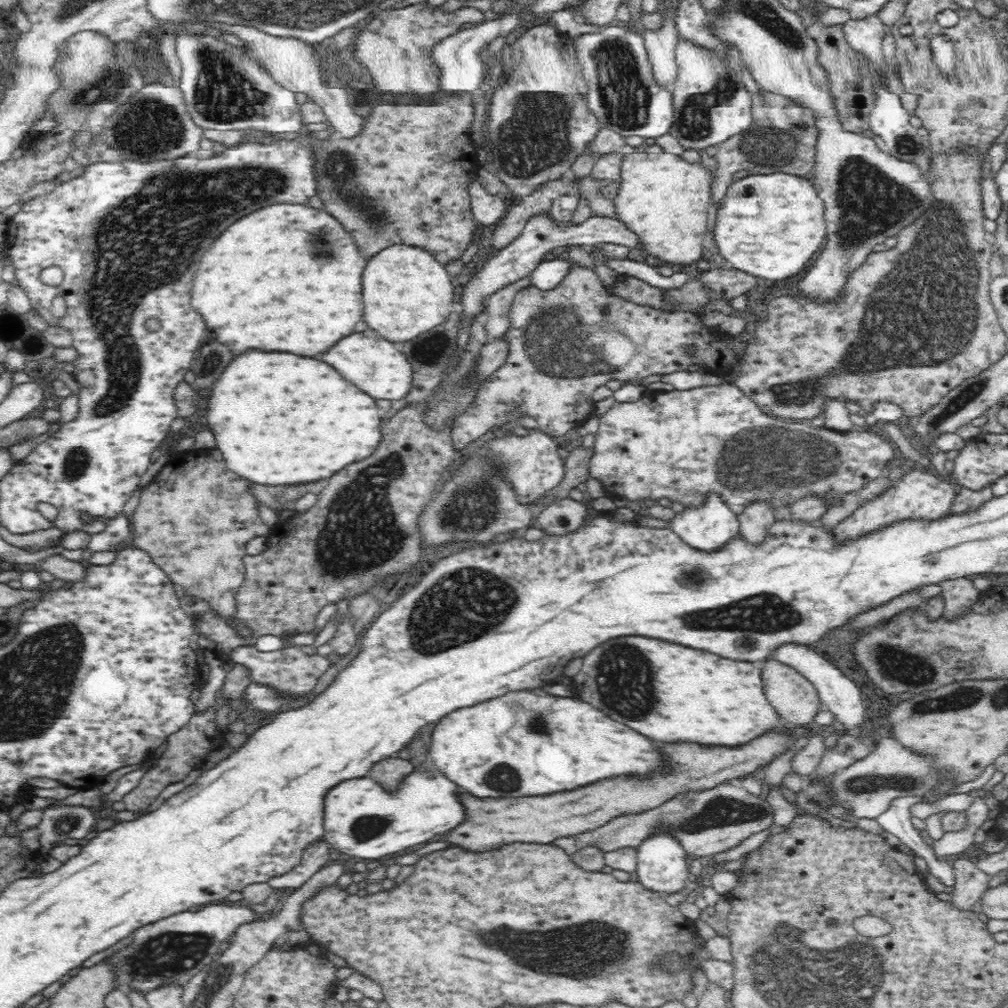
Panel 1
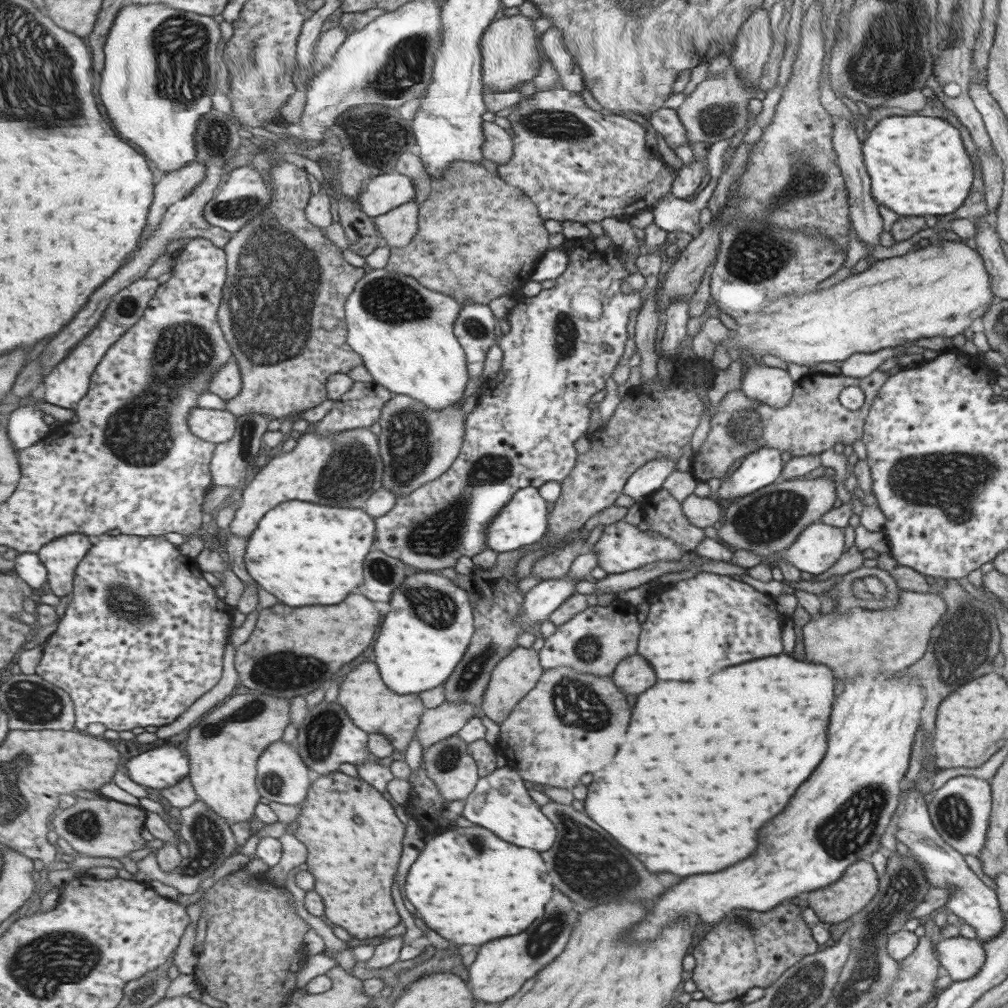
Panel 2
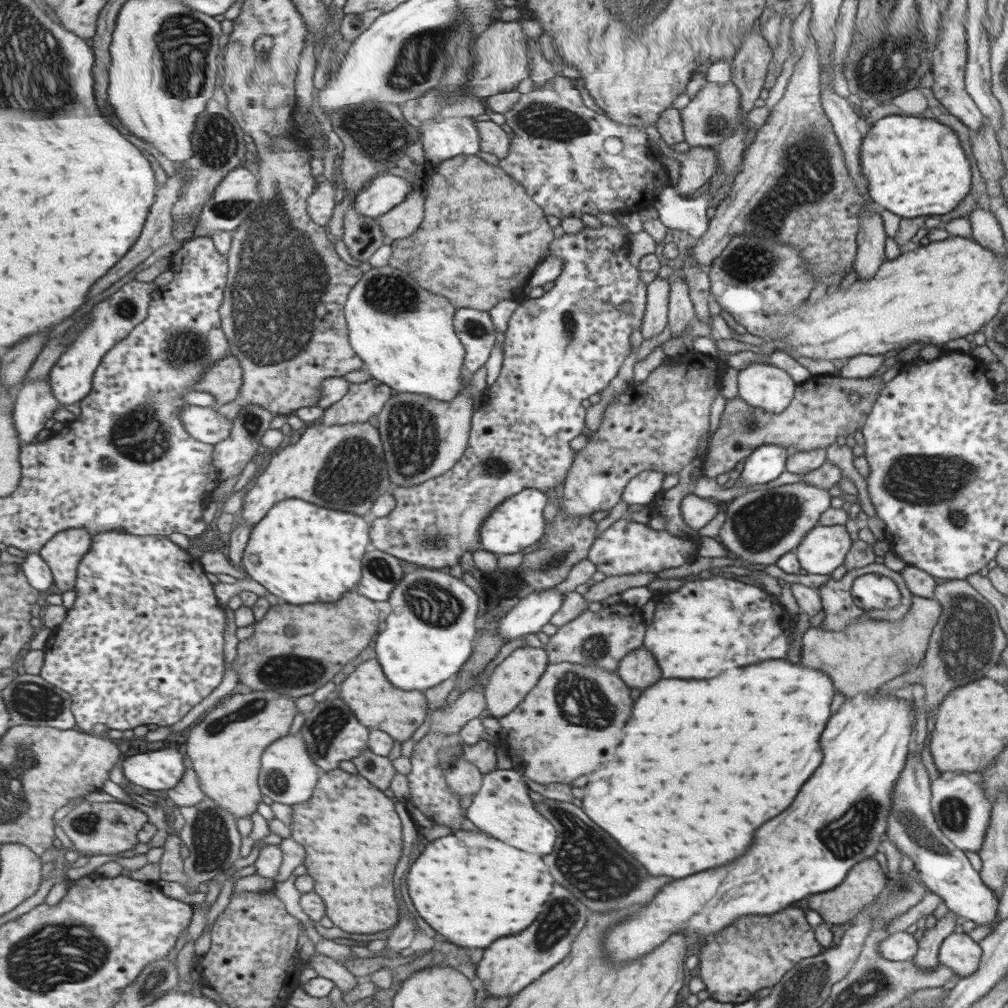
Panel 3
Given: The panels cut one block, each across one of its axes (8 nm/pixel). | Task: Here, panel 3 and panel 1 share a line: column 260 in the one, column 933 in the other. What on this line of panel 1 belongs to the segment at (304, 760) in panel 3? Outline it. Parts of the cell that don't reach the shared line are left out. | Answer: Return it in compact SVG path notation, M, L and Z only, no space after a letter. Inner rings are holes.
M892 737L879 738L874 752L847 765L848 768L837 771L823 783L834 804L841 806L846 816L852 818L876 819L886 812L894 797L921 796L938 784L938 777L930 769L930 759L910 753Z

